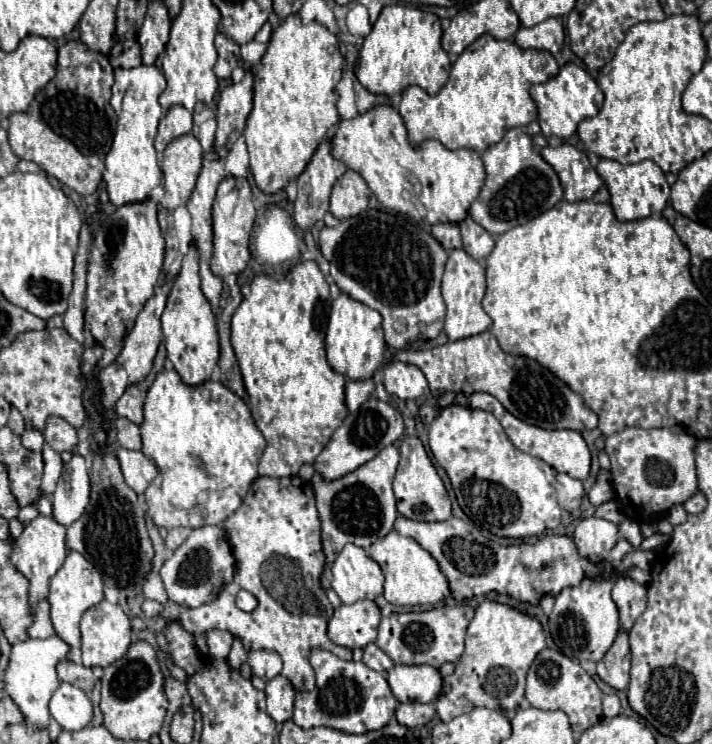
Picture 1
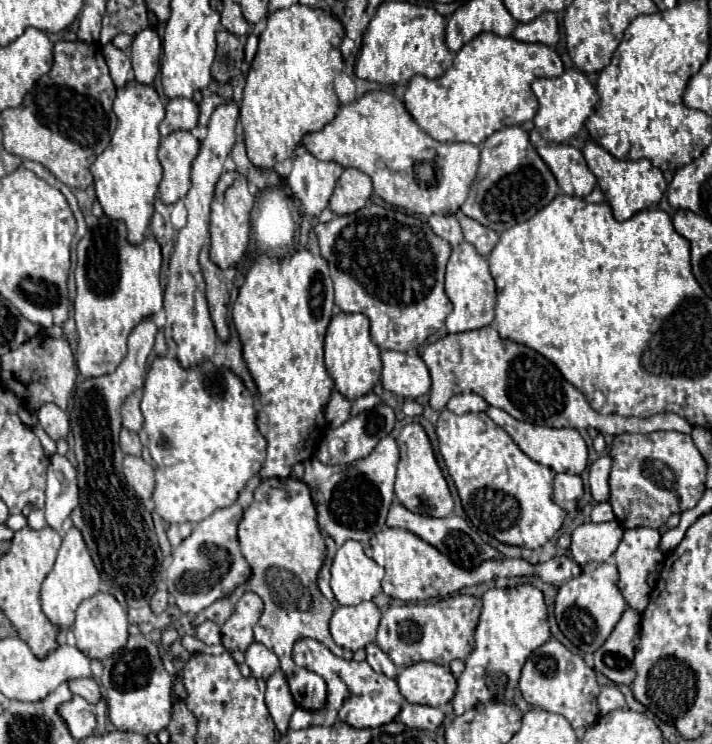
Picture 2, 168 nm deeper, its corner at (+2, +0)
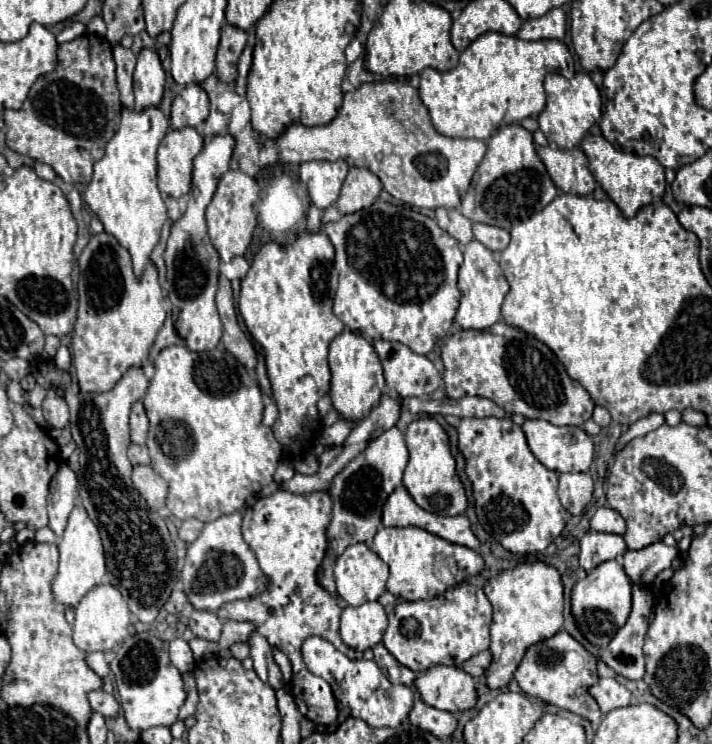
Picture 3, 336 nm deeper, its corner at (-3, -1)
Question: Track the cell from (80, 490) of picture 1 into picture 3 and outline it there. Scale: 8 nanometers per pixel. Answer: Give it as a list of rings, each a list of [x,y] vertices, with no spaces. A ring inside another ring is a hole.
[[[62,463],[50,481],[50,497],[48,497],[48,519],[50,519],[48,527],[58,537],[62,537],[66,521],[74,509],[76,487],[78,487],[76,473],[68,467],[68,463]]]

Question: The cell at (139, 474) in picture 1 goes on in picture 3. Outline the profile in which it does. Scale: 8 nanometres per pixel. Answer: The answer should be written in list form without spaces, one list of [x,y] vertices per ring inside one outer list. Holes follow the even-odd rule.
[[[136,465],[132,471],[132,483],[136,491],[146,499],[150,509],[164,507],[168,485],[160,475],[154,473],[150,465]]]

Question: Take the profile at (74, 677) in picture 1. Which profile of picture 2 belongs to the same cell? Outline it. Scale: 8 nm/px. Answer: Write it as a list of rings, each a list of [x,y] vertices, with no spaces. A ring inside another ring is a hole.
[[[81,678],[81,680],[71,680],[69,688],[73,694],[85,698],[89,704],[97,704],[101,700],[101,688],[95,680],[91,678]]]

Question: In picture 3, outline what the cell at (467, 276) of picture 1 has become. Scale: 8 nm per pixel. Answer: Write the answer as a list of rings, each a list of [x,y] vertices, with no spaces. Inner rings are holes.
[[[476,239],[464,247],[464,263],[458,271],[458,289],[462,297],[460,297],[460,307],[454,321],[462,329],[488,329],[500,321],[500,305],[510,287],[504,279],[504,273],[494,253]]]

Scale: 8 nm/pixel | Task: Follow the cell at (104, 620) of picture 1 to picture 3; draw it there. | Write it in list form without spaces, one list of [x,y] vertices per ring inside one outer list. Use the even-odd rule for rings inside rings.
[[[98,585],[94,587],[76,607],[76,621],[74,621],[74,643],[78,649],[92,653],[92,651],[110,651],[114,645],[124,641],[130,633],[130,611],[124,597],[112,585]]]

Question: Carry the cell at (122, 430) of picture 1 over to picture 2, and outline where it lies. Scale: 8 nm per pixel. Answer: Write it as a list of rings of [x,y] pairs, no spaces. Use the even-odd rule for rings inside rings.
[[[121,430],[121,450],[125,454],[131,454],[131,456],[141,456],[141,442],[139,442],[139,436],[135,432],[129,432],[129,430]]]

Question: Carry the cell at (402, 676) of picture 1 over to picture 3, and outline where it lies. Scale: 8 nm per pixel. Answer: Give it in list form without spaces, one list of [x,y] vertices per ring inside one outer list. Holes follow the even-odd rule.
[[[434,665],[414,679],[414,689],[430,707],[442,711],[466,711],[476,703],[472,677],[464,669]]]

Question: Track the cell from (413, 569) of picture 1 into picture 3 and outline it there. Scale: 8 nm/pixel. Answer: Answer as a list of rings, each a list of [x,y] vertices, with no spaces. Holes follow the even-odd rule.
[[[380,527],[372,541],[372,551],[390,567],[386,589],[404,601],[438,597],[448,587],[454,587],[484,571],[480,553],[462,545],[448,543],[418,527]]]

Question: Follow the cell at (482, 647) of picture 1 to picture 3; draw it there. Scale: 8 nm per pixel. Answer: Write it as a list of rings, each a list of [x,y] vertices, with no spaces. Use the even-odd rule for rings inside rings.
[[[544,563],[518,565],[514,569],[498,573],[484,585],[484,593],[494,607],[494,619],[490,625],[490,653],[492,663],[484,677],[490,689],[506,689],[514,671],[518,669],[526,649],[538,641],[544,641],[562,629],[562,581],[560,573]]]

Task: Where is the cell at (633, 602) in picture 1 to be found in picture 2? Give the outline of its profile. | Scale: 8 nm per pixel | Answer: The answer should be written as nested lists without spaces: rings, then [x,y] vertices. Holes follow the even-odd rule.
[[[633,528],[633,530],[625,530],[621,542],[619,542],[619,548],[615,550],[613,554],[613,560],[617,564],[617,570],[619,570],[619,588],[625,596],[625,602],[627,606],[631,606],[633,610],[637,612],[643,612],[645,606],[649,604],[649,592],[651,592],[651,586],[647,584],[647,576],[651,572],[655,572],[657,566],[663,564],[663,552],[659,550],[659,540],[661,540],[661,534],[653,528]]]

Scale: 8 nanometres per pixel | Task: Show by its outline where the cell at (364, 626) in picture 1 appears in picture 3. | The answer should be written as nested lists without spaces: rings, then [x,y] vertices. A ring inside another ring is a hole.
[[[368,601],[360,607],[346,607],[340,617],[340,637],[342,641],[356,649],[364,651],[382,641],[388,619],[384,607],[378,601]]]

